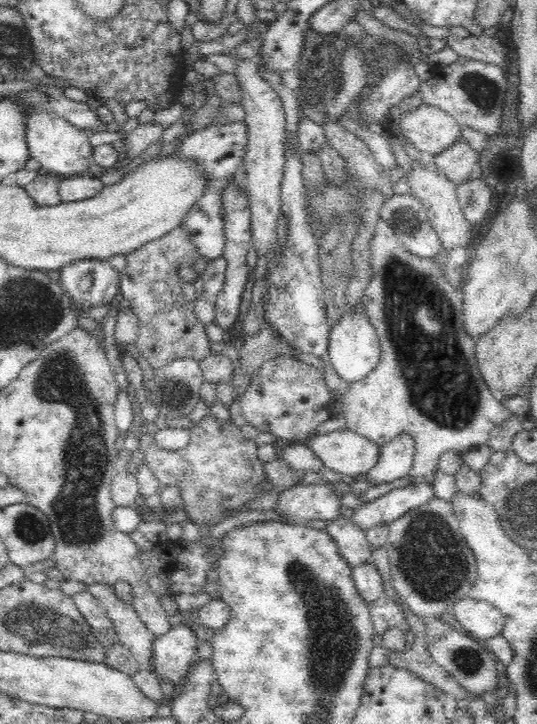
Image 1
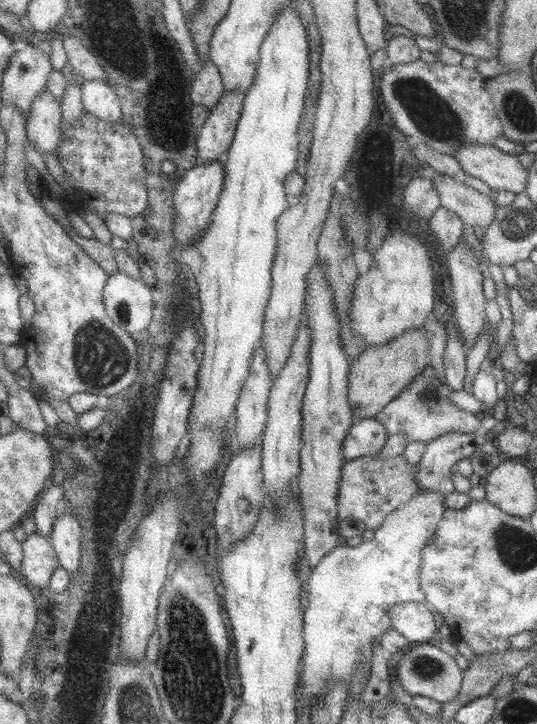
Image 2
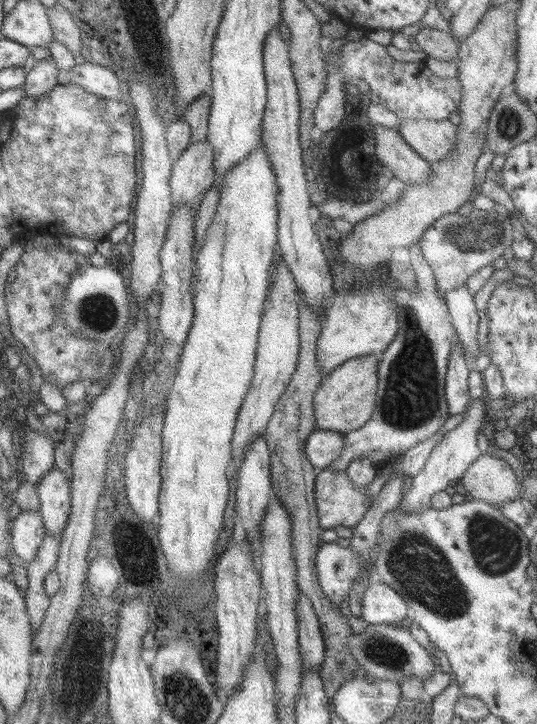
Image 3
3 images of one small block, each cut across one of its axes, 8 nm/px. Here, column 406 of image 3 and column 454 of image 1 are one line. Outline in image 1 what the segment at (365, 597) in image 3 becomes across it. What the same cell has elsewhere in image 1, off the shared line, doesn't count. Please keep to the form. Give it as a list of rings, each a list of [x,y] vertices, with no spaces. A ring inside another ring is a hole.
[[[472,597],[457,600],[453,604],[452,614],[460,626],[469,632],[469,636],[480,642],[503,636],[507,623],[507,618],[498,608]]]

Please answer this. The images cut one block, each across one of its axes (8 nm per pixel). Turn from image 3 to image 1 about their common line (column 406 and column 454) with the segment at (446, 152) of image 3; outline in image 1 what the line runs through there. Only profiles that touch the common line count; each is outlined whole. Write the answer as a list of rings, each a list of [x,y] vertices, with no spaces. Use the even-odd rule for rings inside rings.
[[[430,105],[404,113],[398,123],[400,137],[409,138],[416,153],[426,158],[434,158],[463,138],[462,125],[442,109]]]

